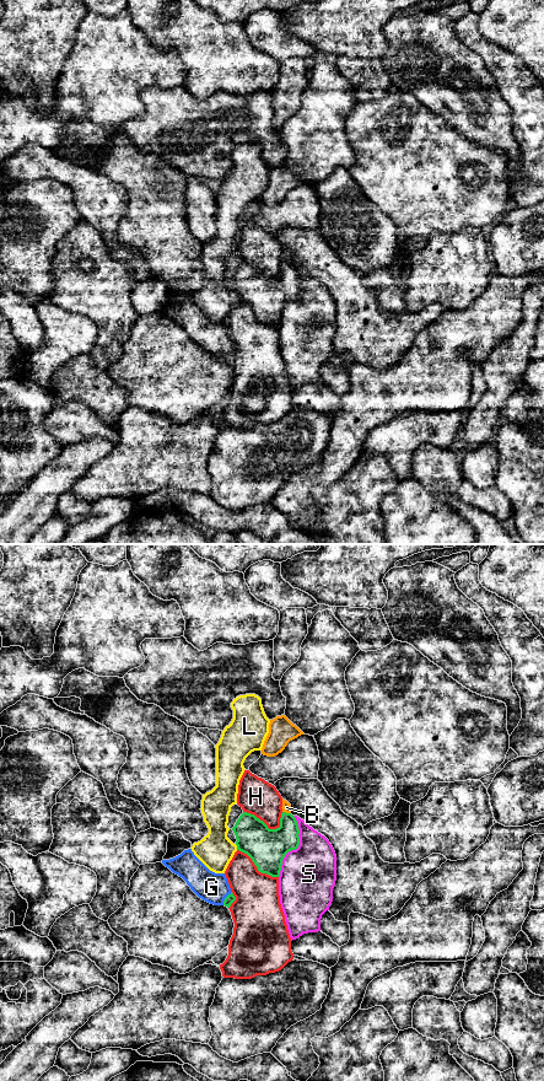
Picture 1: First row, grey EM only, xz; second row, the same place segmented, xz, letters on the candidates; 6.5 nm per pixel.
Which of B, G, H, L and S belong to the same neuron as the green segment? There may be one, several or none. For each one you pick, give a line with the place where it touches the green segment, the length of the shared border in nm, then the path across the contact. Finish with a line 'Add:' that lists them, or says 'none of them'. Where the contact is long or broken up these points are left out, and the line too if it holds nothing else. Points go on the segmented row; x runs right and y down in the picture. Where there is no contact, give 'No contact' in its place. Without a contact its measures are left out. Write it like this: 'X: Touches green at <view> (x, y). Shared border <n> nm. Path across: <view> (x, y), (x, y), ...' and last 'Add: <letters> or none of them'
G: Touches green at xz (225, 898). Shared border 110 nm. Path across: xz (230, 898), (225, 898), (211, 887)
Add: G

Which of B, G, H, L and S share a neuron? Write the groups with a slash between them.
B / G / H / L / S

